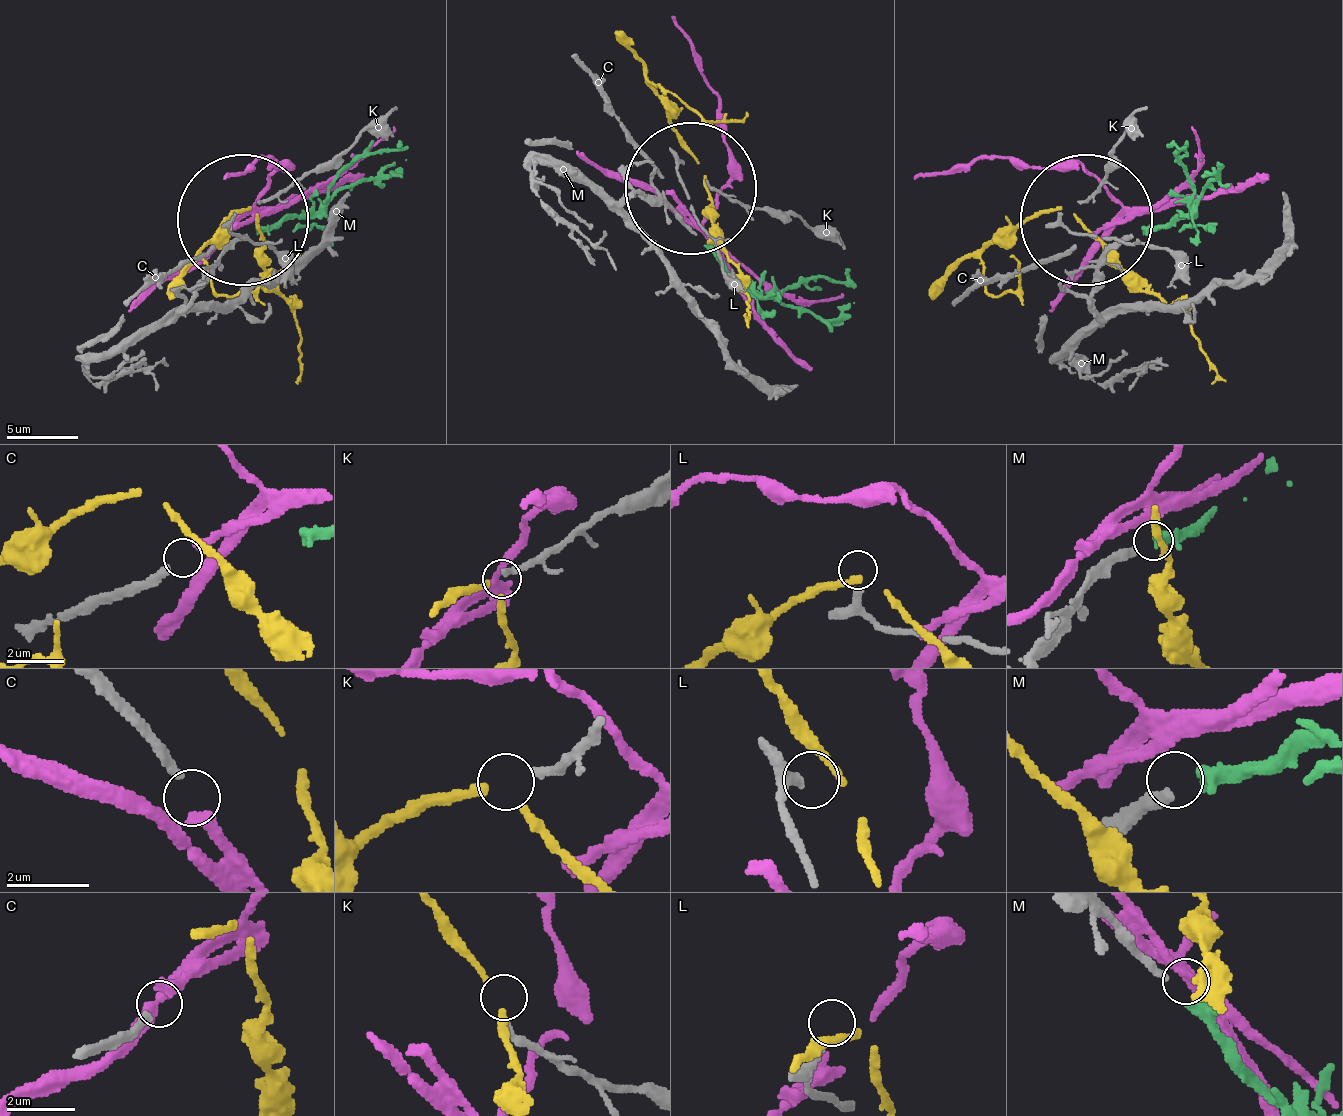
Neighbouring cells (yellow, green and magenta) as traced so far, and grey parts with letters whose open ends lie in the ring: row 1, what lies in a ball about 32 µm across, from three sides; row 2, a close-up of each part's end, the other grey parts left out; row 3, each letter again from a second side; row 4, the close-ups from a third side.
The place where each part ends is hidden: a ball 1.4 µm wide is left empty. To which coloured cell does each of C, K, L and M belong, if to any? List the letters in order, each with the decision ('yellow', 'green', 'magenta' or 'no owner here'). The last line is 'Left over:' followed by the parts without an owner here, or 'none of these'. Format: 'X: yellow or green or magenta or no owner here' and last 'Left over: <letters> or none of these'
C: magenta
K: yellow
L: no owner here
M: green
Left over: L

